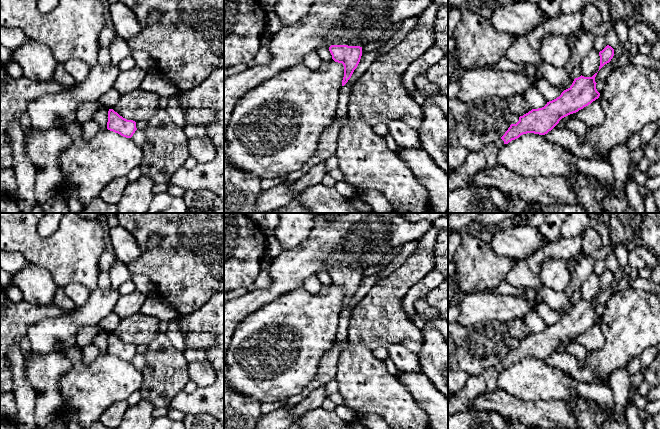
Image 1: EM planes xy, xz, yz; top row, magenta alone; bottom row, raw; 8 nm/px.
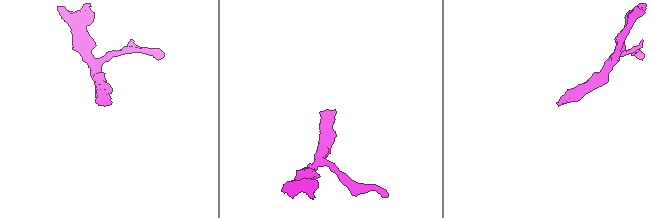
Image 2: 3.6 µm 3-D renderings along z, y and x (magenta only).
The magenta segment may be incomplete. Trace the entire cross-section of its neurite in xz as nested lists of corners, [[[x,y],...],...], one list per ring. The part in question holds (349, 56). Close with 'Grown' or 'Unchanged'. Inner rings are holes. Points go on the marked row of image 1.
[[[331,45],[329,47],[329,51],[332,55],[332,59],[335,62],[342,63],[344,66],[344,77],[342,80],[342,86],[344,86],[351,78],[354,70],[357,68],[360,62],[362,56],[362,47]]]. Unchanged

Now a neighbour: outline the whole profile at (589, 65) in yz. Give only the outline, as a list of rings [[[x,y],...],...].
[[[592,49],[579,63],[581,75],[584,77],[592,77],[598,72],[600,66],[599,52]]]

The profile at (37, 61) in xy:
[[[32,39],[15,49],[11,58],[22,68],[25,78],[36,82],[53,80],[59,64],[47,45]]]

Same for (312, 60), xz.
[[[312,51],[304,57],[303,63],[311,70],[318,70],[321,67],[322,59],[316,51]]]

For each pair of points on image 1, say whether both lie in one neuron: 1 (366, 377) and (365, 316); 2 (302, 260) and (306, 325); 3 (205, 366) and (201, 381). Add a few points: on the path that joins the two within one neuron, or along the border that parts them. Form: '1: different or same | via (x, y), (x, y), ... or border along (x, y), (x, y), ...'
1: different | border along (349, 341), (361, 344), (372, 351)
2: different | border along (302, 286), (285, 292), (280, 296)
3: same | via (204, 370), (202, 377)

